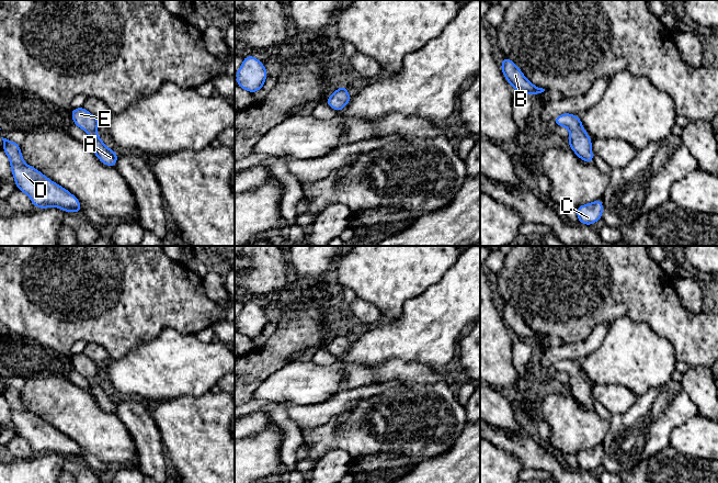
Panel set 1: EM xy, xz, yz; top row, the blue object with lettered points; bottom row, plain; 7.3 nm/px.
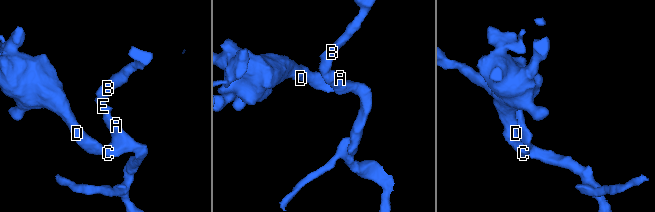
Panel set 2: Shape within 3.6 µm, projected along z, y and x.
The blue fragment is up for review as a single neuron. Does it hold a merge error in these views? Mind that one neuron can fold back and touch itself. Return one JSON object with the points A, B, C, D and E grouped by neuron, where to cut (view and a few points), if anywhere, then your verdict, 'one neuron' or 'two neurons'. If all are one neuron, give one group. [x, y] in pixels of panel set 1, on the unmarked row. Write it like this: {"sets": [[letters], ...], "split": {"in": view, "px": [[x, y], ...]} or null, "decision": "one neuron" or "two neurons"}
{"sets": [["A", "B", "C", "D", "E"]], "split": null, "decision": "one neuron"}

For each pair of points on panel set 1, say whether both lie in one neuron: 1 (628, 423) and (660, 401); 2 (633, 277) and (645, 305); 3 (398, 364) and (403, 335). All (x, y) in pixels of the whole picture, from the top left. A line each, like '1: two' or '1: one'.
1: one
2: one
3: two

